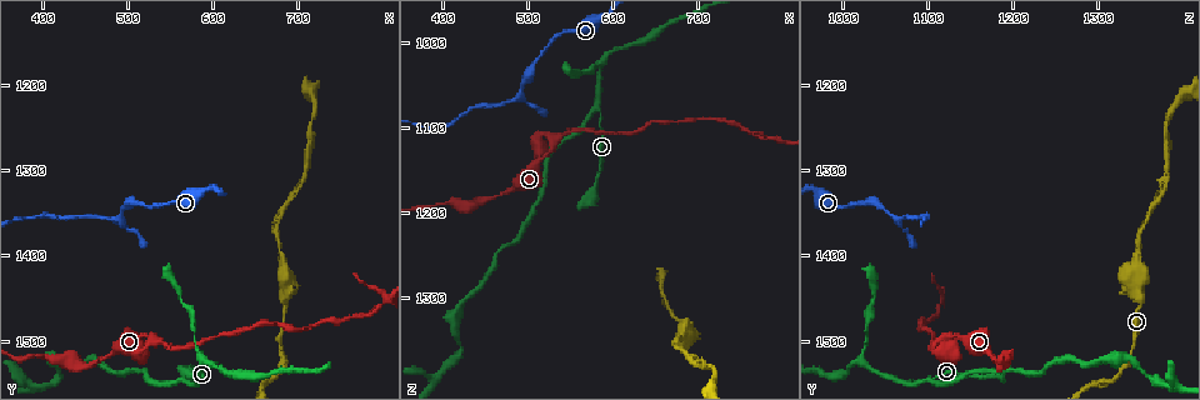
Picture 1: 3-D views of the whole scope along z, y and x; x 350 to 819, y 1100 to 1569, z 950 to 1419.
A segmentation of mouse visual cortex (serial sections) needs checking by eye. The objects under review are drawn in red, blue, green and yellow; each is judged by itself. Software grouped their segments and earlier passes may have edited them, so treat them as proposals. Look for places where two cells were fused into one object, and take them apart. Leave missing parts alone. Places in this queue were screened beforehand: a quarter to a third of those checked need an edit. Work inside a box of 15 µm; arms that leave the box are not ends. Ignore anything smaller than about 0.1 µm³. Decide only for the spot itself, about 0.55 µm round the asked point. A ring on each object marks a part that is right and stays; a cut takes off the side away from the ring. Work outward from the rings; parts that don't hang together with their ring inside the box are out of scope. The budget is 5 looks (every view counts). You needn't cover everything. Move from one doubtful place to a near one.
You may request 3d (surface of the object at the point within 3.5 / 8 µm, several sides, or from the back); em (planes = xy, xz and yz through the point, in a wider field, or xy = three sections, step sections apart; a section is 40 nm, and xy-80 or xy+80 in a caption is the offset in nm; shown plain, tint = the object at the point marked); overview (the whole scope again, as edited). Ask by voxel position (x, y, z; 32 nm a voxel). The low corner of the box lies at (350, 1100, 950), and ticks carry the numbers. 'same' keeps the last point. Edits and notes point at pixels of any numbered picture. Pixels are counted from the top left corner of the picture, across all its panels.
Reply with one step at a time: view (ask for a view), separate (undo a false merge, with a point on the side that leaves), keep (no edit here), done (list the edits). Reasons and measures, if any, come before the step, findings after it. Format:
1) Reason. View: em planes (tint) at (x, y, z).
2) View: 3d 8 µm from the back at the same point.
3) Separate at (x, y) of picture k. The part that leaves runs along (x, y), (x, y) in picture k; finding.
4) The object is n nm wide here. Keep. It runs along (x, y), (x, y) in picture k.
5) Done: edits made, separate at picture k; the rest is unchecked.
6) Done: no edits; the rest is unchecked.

Sharp bend. View: em xy step 2 (tint) at (490, 1360, 1060).

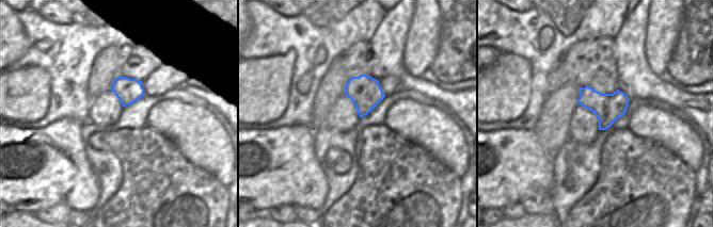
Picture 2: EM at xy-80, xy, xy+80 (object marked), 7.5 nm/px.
Wider look. View: 3d 3.5 µm at the same point.

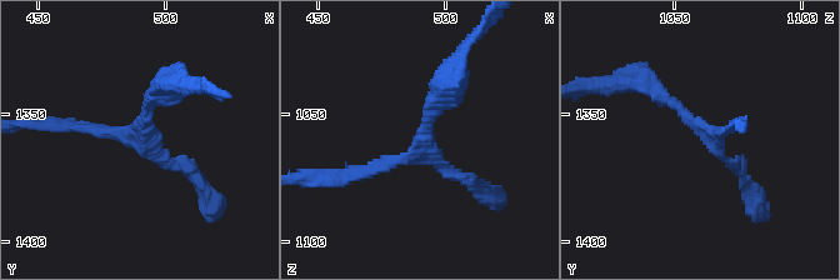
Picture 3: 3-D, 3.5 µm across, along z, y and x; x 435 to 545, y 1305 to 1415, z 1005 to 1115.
The object is 240 nm wide here. Keep. It runs along (448, 90), (424, 148), (340, 176) in picture 3; all the same cell.

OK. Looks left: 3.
Sharp bend. View: 3d 3.5 µm at (515, 1500, 1135).

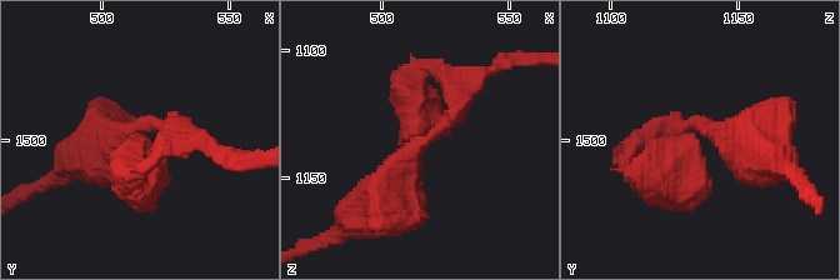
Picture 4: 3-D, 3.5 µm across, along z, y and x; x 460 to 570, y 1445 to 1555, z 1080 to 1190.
3 arms meet here; the arms are 300, 500, 600 nm wide. View: em planes (tint) at (515, 1498, 1132).

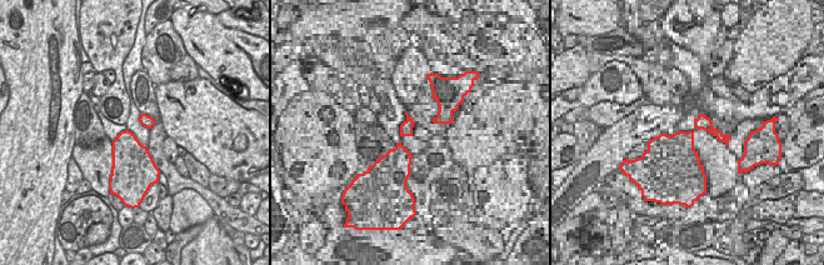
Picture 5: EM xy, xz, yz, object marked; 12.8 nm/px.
Keep. It runs along (755, 146), (704, 128), (666, 174), (628, 170) in picture 4; continuous, no second cell.

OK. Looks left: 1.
Done: no edits; the rest is unchecked.

